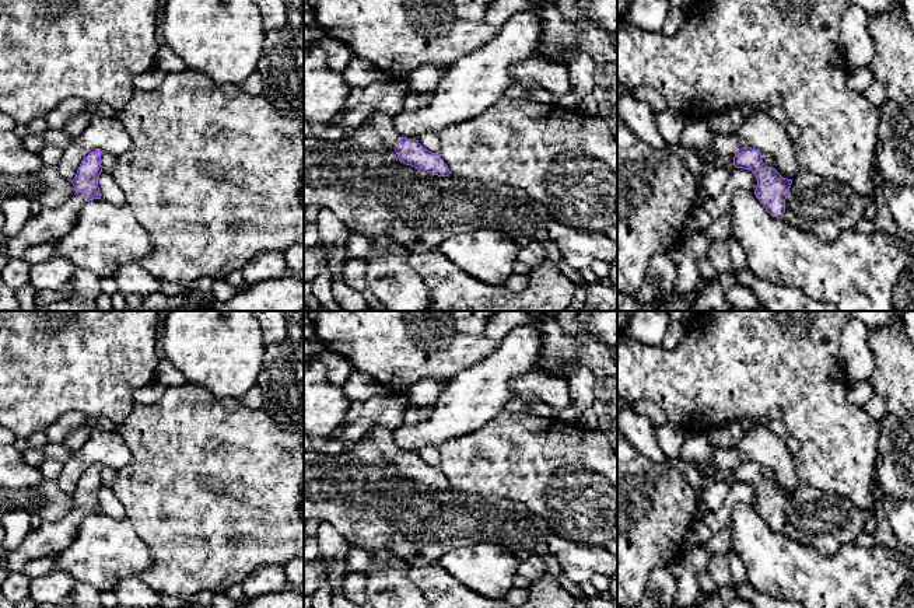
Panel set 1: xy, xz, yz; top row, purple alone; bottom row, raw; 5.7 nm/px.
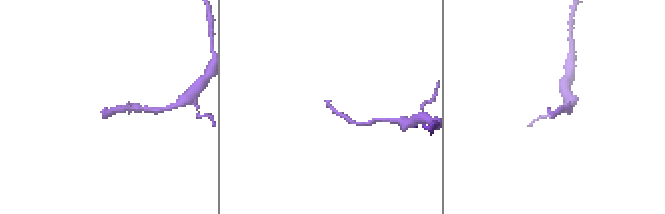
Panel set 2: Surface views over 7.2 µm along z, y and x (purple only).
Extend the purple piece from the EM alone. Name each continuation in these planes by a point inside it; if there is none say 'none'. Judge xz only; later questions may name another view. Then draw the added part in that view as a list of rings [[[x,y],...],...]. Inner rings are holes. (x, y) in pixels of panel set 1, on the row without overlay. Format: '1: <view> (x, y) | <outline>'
1: xz (382, 437) | [[[372,426],[367,433],[367,437],[375,444],[375,447],[391,461],[396,462],[400,454],[399,447],[393,440],[393,431],[384,426]]]

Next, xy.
1: xy (52, 537) | [[[74,504],[64,517],[43,521],[38,530],[28,531],[17,549],[6,549],[0,544],[0,586],[7,576],[22,572],[28,562],[67,549],[85,516],[84,509]]]

